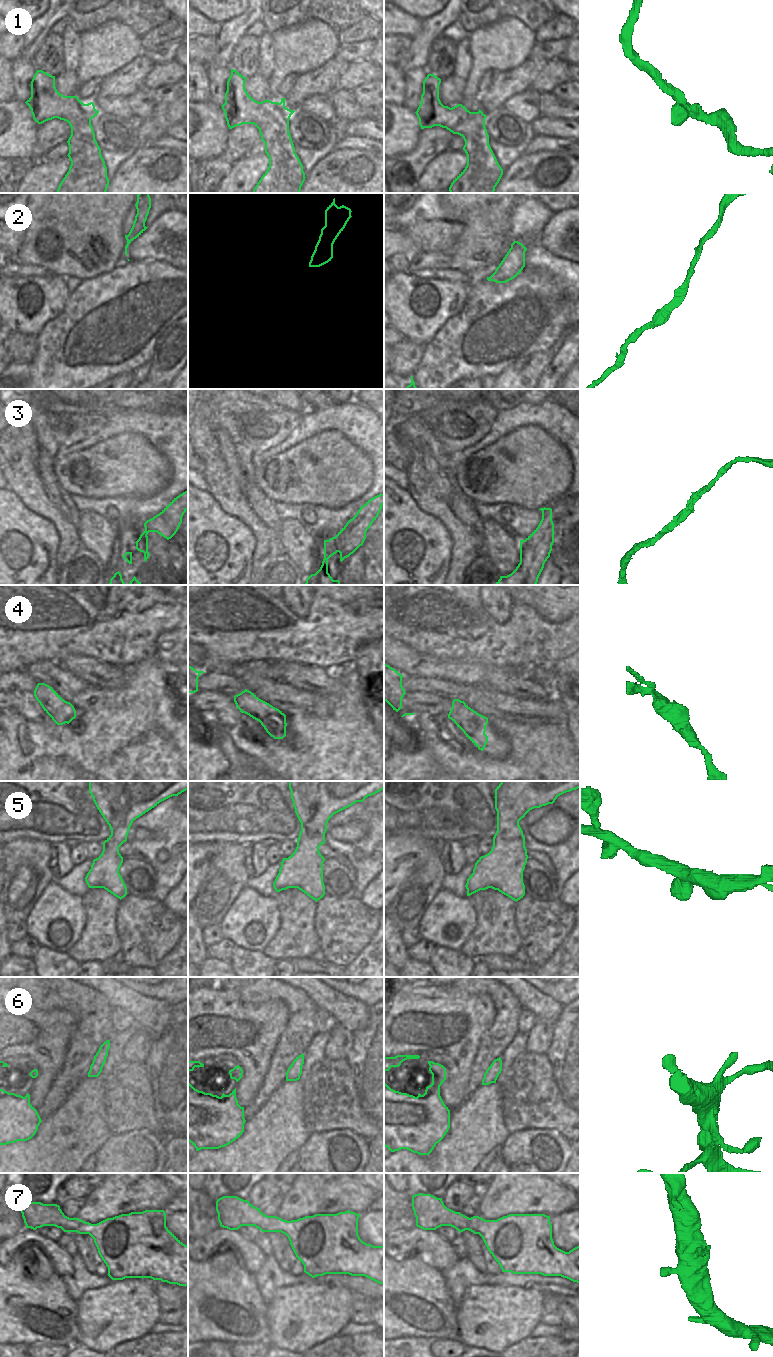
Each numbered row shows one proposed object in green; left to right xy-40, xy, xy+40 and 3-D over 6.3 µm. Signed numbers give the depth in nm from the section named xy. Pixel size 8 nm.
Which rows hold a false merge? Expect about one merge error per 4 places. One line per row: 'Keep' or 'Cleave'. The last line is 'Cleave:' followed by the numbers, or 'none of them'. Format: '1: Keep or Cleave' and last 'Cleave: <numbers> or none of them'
1: Keep
2: Keep
3: Keep
4: Cleave
5: Keep
6: Keep
7: Keep
Cleave: 4

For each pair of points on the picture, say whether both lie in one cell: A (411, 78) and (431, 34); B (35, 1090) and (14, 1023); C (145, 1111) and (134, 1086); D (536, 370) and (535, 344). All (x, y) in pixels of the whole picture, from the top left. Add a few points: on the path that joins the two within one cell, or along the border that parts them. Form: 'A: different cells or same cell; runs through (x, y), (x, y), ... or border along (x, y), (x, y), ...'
A: different cells; border along (424, 67), (414, 67), (403, 74)
B: same cell; runs through (43, 1073), (43, 1057), (31, 1038)
C: same cell; runs through (139, 1105), (134, 1100), (134, 1092)
D: different cells; border along (548, 350), (536, 352), (521, 364), (514, 364)

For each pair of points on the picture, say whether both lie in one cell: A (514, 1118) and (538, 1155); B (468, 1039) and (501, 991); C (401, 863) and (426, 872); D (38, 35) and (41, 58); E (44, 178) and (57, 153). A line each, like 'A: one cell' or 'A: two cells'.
A: two cells
B: two cells
C: two cells
D: two cells
E: two cells

